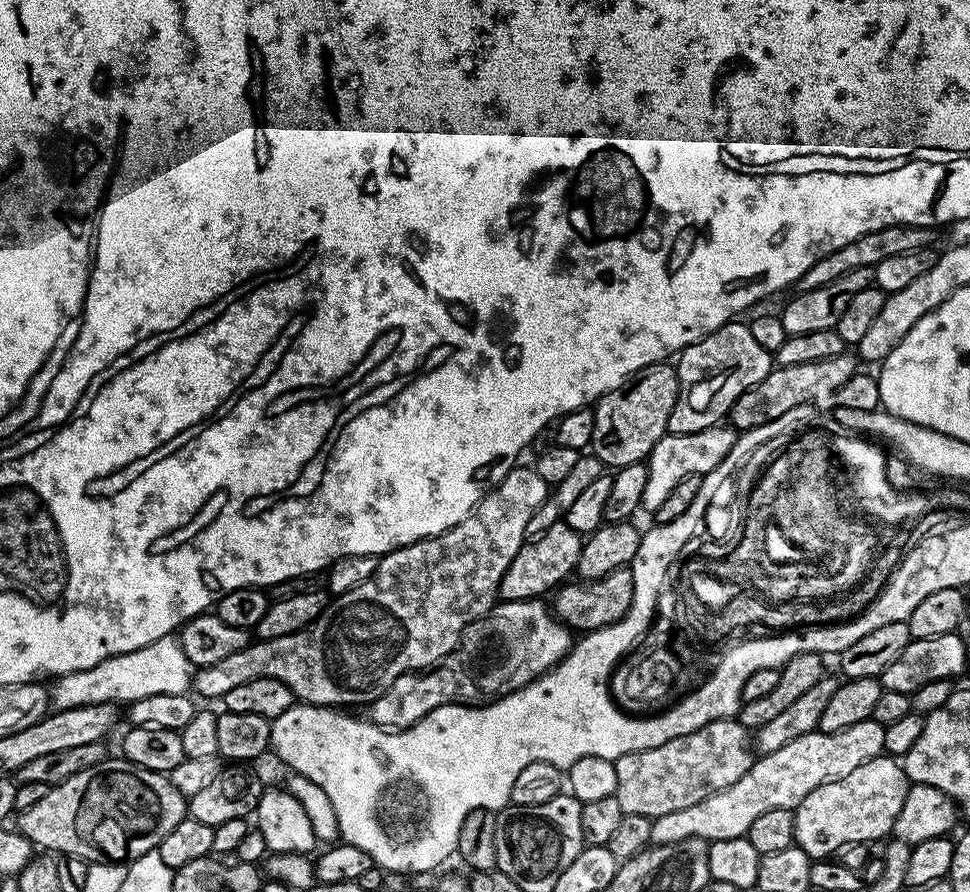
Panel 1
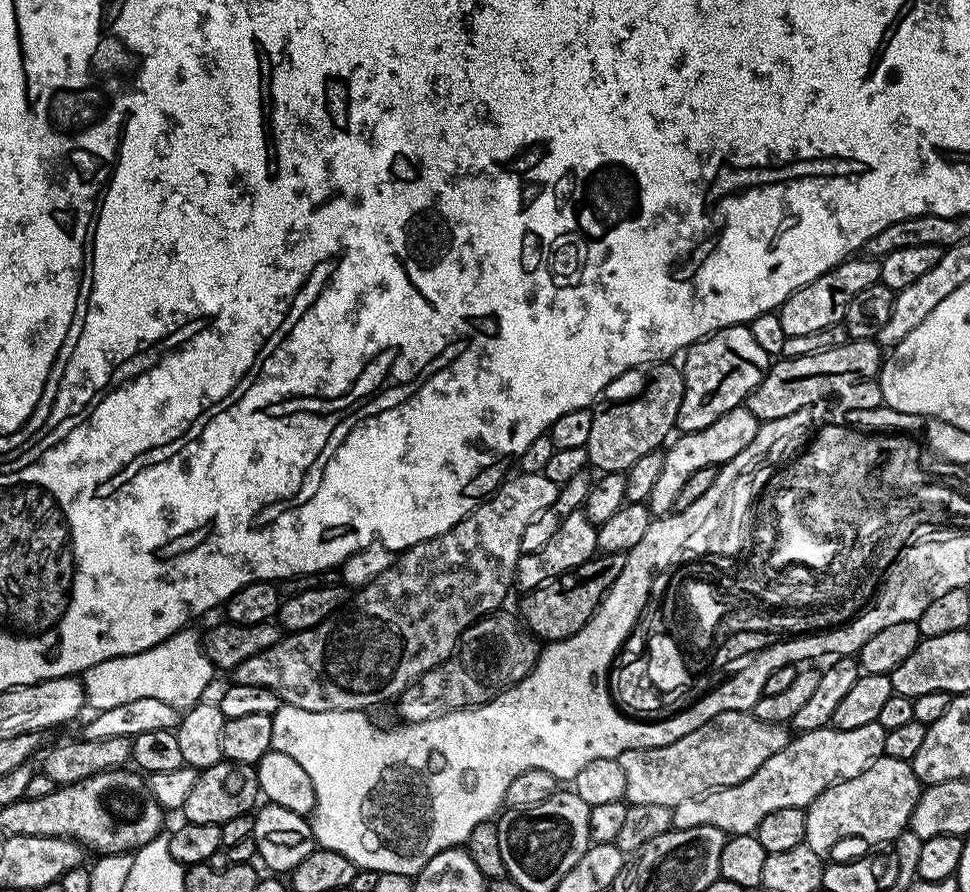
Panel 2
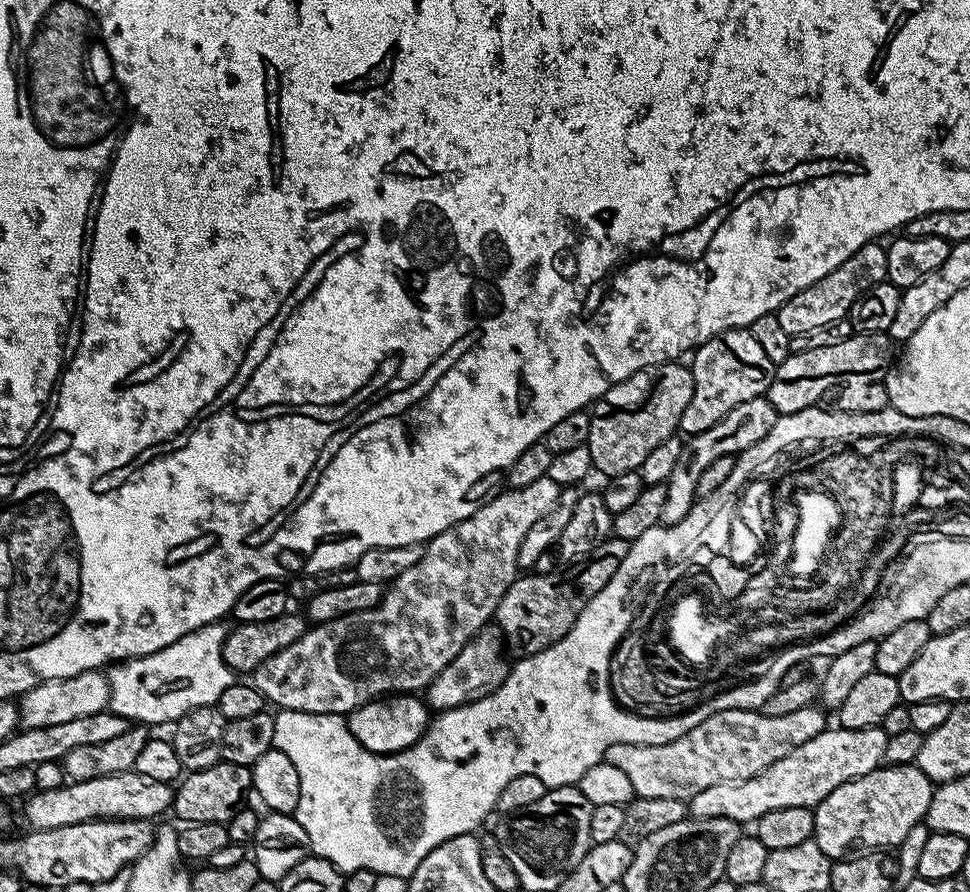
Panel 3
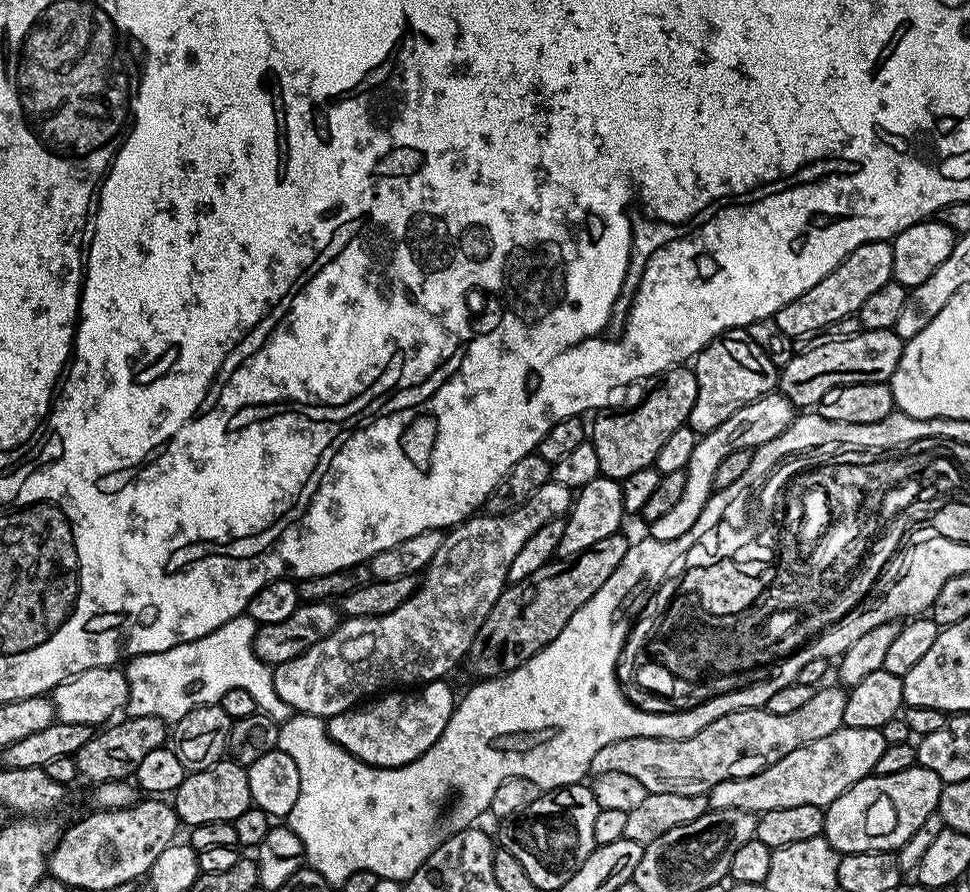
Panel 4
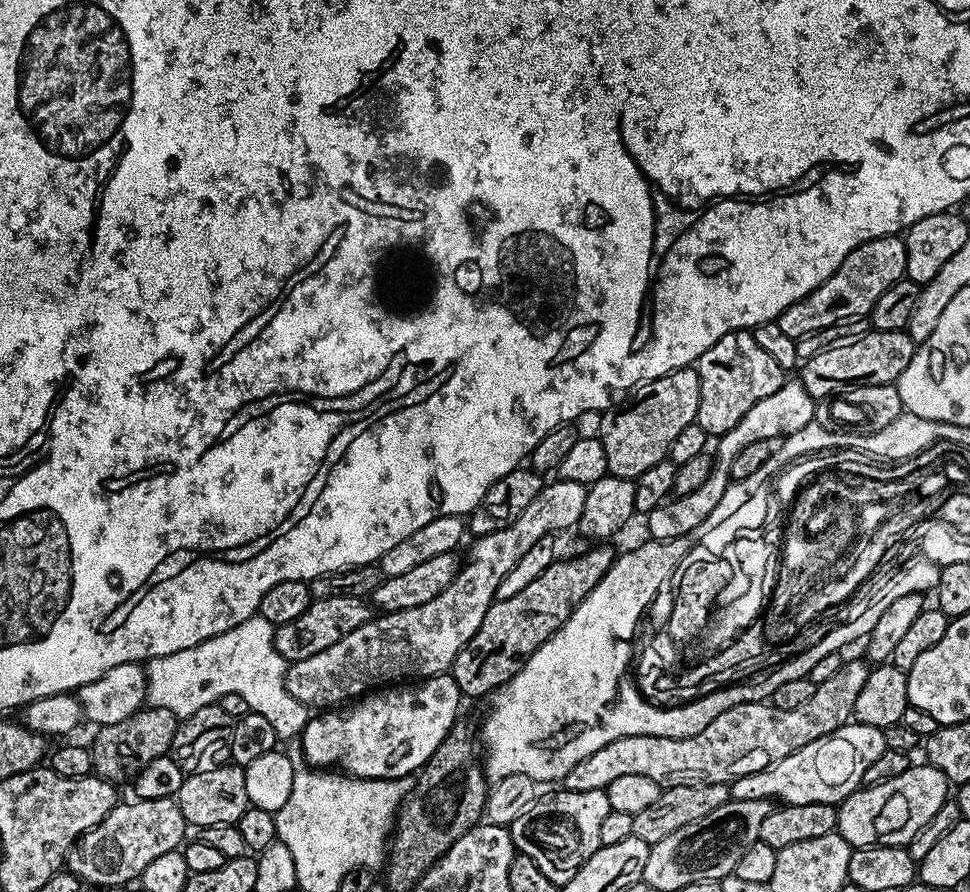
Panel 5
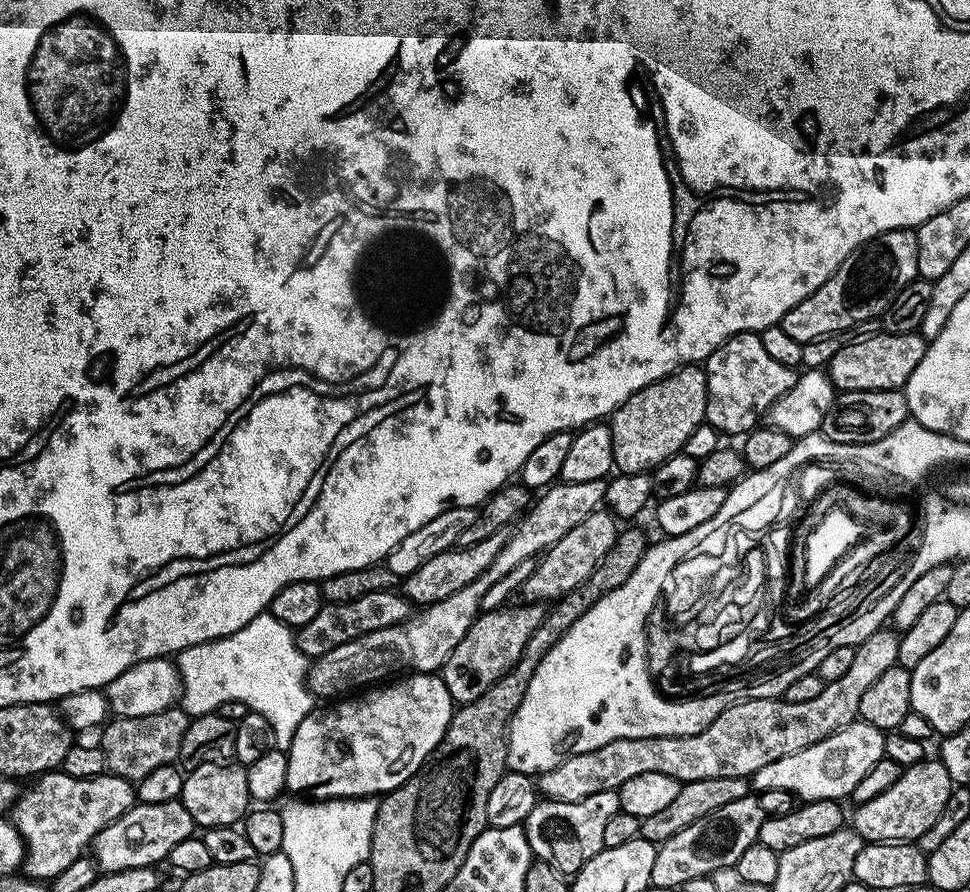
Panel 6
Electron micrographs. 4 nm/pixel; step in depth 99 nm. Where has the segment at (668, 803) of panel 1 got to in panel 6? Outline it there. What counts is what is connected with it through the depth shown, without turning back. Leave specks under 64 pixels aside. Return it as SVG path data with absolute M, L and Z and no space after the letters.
M888 626L870 634L870 638L855 645L854 662L850 662L846 674L827 681L822 694L810 698L810 702L786 702L782 698L743 700L722 710L698 734L622 738L606 742L598 750L574 754L554 770L539 773L539 795L558 802L582 802L590 794L616 792L638 774L666 774L681 784L702 778L751 778L762 766L798 754L798 750L806 750L806 746L814 746L814 742L822 742L822 738L830 738L830 734L853 723L860 714L858 702L862 702L862 694L886 670L897 667L899 641L899 635Z

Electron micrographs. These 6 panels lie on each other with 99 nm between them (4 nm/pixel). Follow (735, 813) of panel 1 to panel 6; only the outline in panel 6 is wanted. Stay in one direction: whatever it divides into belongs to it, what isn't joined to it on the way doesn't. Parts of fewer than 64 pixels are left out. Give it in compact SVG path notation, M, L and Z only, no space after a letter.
M857 719L842 730L830 734L830 738L822 738L822 742L806 746L806 750L798 750L798 754L790 754L786 758L778 758L778 762L762 766L762 770L751 776L751 787L757 793L793 792L794 795L800 796L796 798L804 802L843 801L851 797L854 786L858 786L858 781L870 771L870 766L885 759L884 738L885 733L881 729L870 726L865 720Z

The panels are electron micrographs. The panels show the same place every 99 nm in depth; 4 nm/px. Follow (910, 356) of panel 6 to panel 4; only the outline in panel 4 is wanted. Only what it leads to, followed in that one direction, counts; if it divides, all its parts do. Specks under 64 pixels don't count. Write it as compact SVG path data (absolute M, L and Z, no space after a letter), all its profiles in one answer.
M890 328L873 332L861 330L854 336L831 339L825 344L816 344L805 352L797 351L791 362L779 369L778 390L791 402L793 409L811 409L832 394L827 392L844 388L847 384L867 386L891 381L904 353L905 341L900 340L898 334Z

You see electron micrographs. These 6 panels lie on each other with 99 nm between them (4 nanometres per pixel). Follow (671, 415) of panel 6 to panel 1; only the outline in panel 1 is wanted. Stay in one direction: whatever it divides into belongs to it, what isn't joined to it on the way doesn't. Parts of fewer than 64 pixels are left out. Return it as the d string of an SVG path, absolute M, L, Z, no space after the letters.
M671 363L651 364L635 373L622 388L615 388L601 396L594 405L594 438L590 445L591 455L597 456L609 469L625 468L631 464L647 461L657 442L668 432L670 414L678 402L680 379Z

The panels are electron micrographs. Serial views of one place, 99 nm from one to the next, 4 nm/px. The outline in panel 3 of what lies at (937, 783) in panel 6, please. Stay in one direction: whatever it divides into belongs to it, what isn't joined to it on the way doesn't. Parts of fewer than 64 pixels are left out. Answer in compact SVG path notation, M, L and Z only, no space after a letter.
M890 764L875 768L870 774L838 786L838 790L831 792L821 804L816 805L812 839L818 842L822 854L833 858L843 857L851 844L865 844L868 850L888 848L891 844L892 847L898 846L906 834L910 834L910 830L914 830L914 826L927 817L933 791L934 782L926 778L926 774L922 774L922 770L915 764Z

